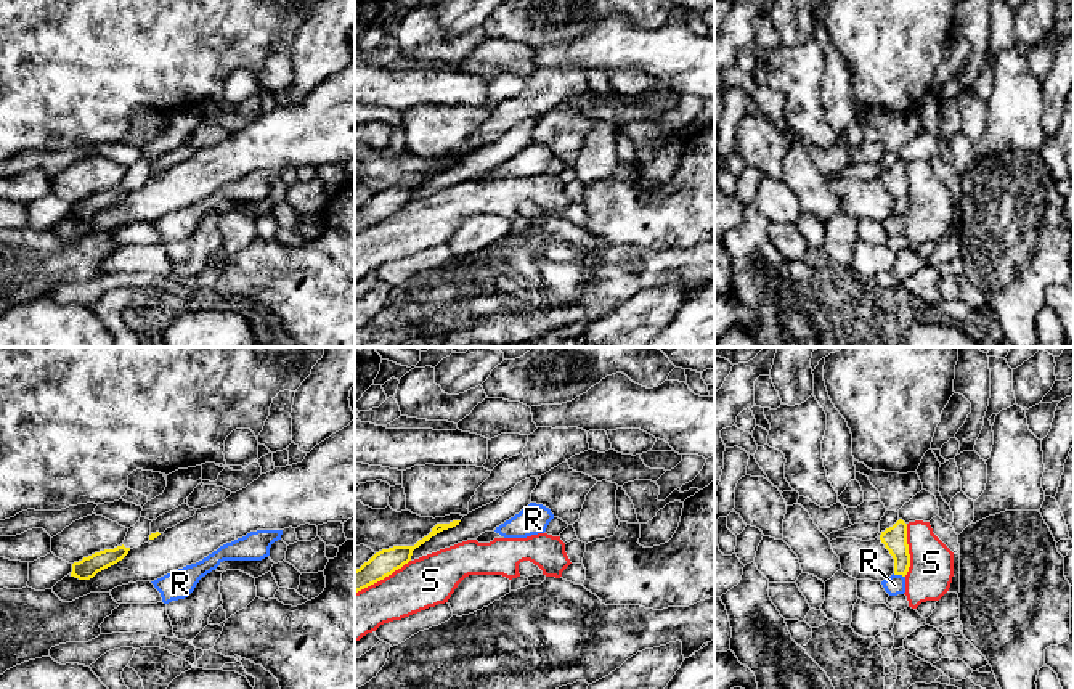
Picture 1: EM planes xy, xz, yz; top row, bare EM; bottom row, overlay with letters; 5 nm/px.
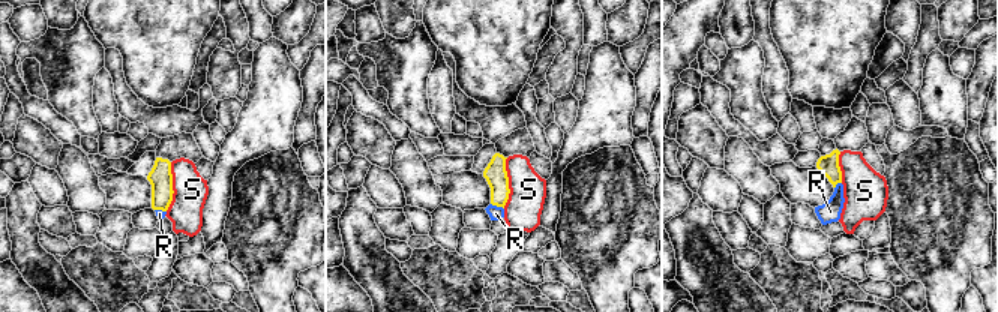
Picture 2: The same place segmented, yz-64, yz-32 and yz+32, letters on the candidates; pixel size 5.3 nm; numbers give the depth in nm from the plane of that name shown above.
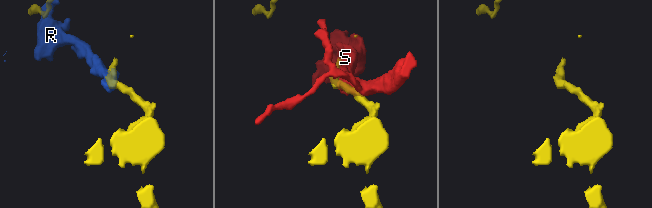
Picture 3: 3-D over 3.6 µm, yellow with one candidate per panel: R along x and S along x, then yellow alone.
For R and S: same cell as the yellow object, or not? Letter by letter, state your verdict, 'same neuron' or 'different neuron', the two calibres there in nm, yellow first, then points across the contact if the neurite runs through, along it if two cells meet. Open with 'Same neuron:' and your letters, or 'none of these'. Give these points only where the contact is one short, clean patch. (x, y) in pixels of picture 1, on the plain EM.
Same neuron: none of these
R: different neuron | 130/100 nm
S: different neuron | 130/260 nm

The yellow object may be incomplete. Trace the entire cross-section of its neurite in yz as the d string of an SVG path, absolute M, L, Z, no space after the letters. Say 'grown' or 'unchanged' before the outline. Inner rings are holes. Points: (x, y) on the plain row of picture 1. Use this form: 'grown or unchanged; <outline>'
unchanged; M899 159L893 167L881 172L880 180L894 199L894 215L905 217L910 207L907 164Z

